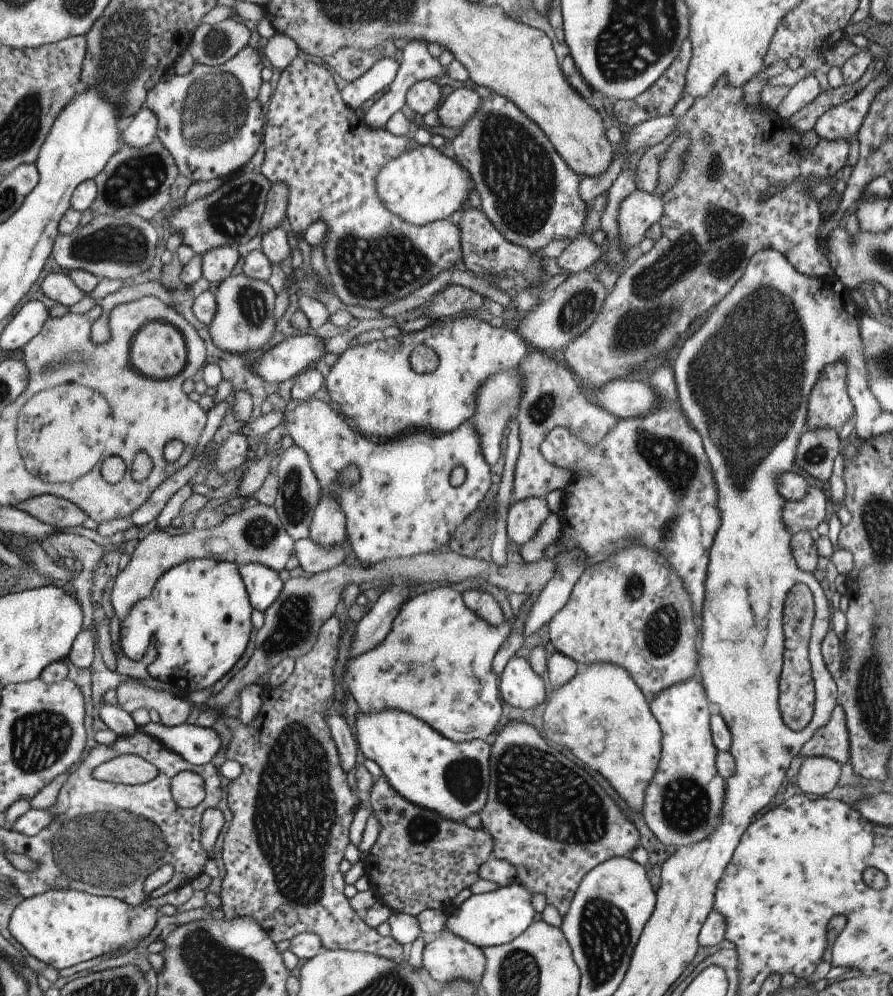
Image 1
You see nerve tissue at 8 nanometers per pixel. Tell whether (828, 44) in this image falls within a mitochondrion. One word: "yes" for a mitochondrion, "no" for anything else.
no

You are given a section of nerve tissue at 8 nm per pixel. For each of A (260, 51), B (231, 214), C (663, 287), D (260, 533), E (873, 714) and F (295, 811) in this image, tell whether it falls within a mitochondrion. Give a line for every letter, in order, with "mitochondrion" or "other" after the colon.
A: other
B: mitochondrion
C: mitochondrion
D: mitochondrion
E: mitochondrion
F: mitochondrion

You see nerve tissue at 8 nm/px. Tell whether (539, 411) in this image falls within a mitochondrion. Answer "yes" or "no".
yes

